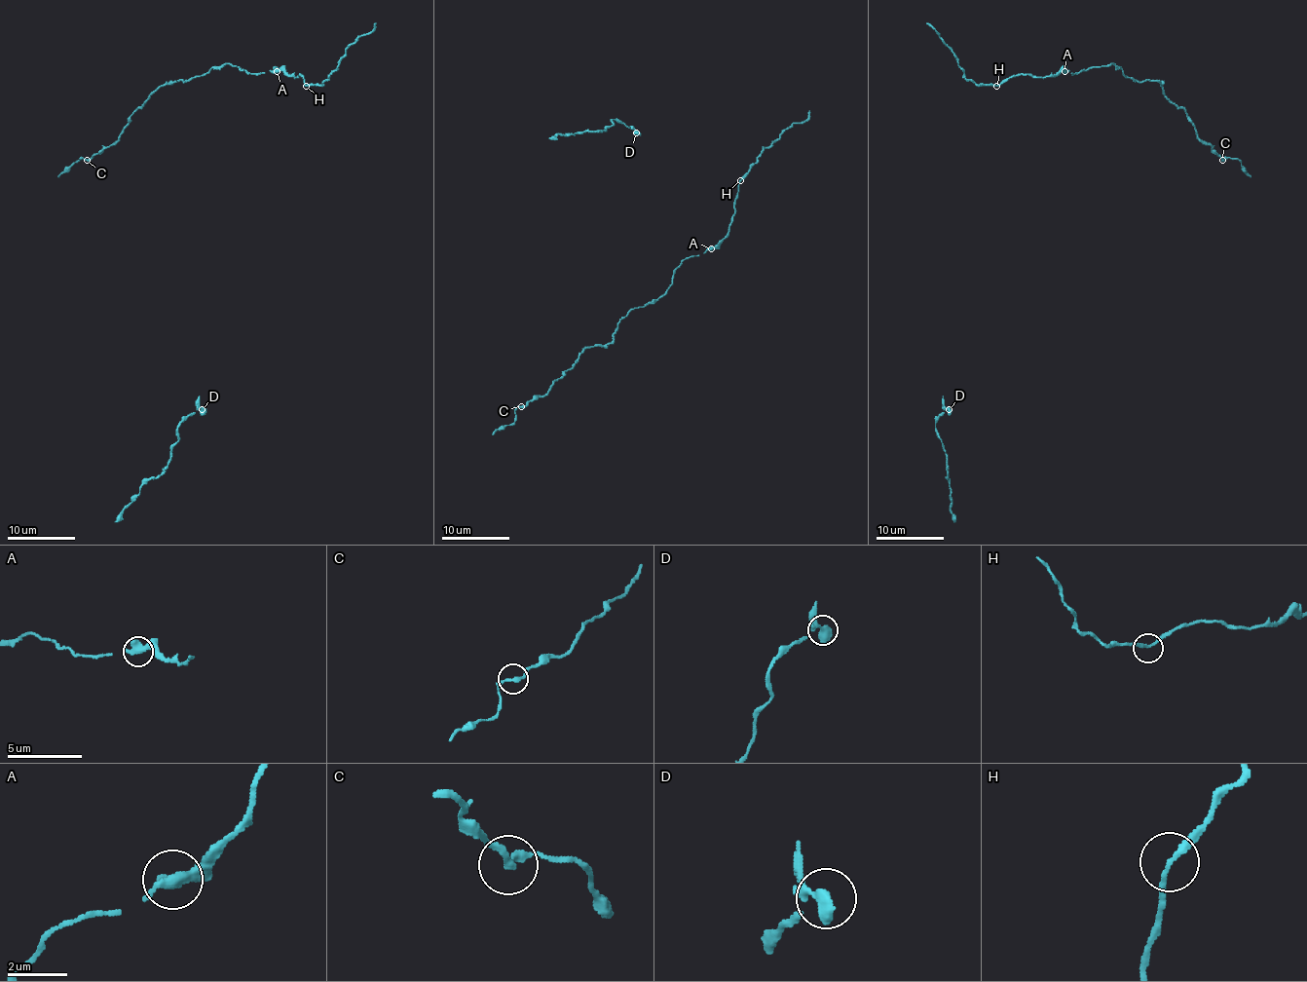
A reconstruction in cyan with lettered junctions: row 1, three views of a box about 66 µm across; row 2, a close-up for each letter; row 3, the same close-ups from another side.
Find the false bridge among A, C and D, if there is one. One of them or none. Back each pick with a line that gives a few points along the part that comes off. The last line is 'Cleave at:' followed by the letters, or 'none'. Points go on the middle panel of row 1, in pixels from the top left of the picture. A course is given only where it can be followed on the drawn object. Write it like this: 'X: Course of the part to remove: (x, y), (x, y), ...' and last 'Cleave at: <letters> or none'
A: Course of the part to remove: (711, 248), (727, 235), (734, 212), (740, 180), (757, 157), (794, 123), (802, 123), (809, 111)
Cleave at: A

